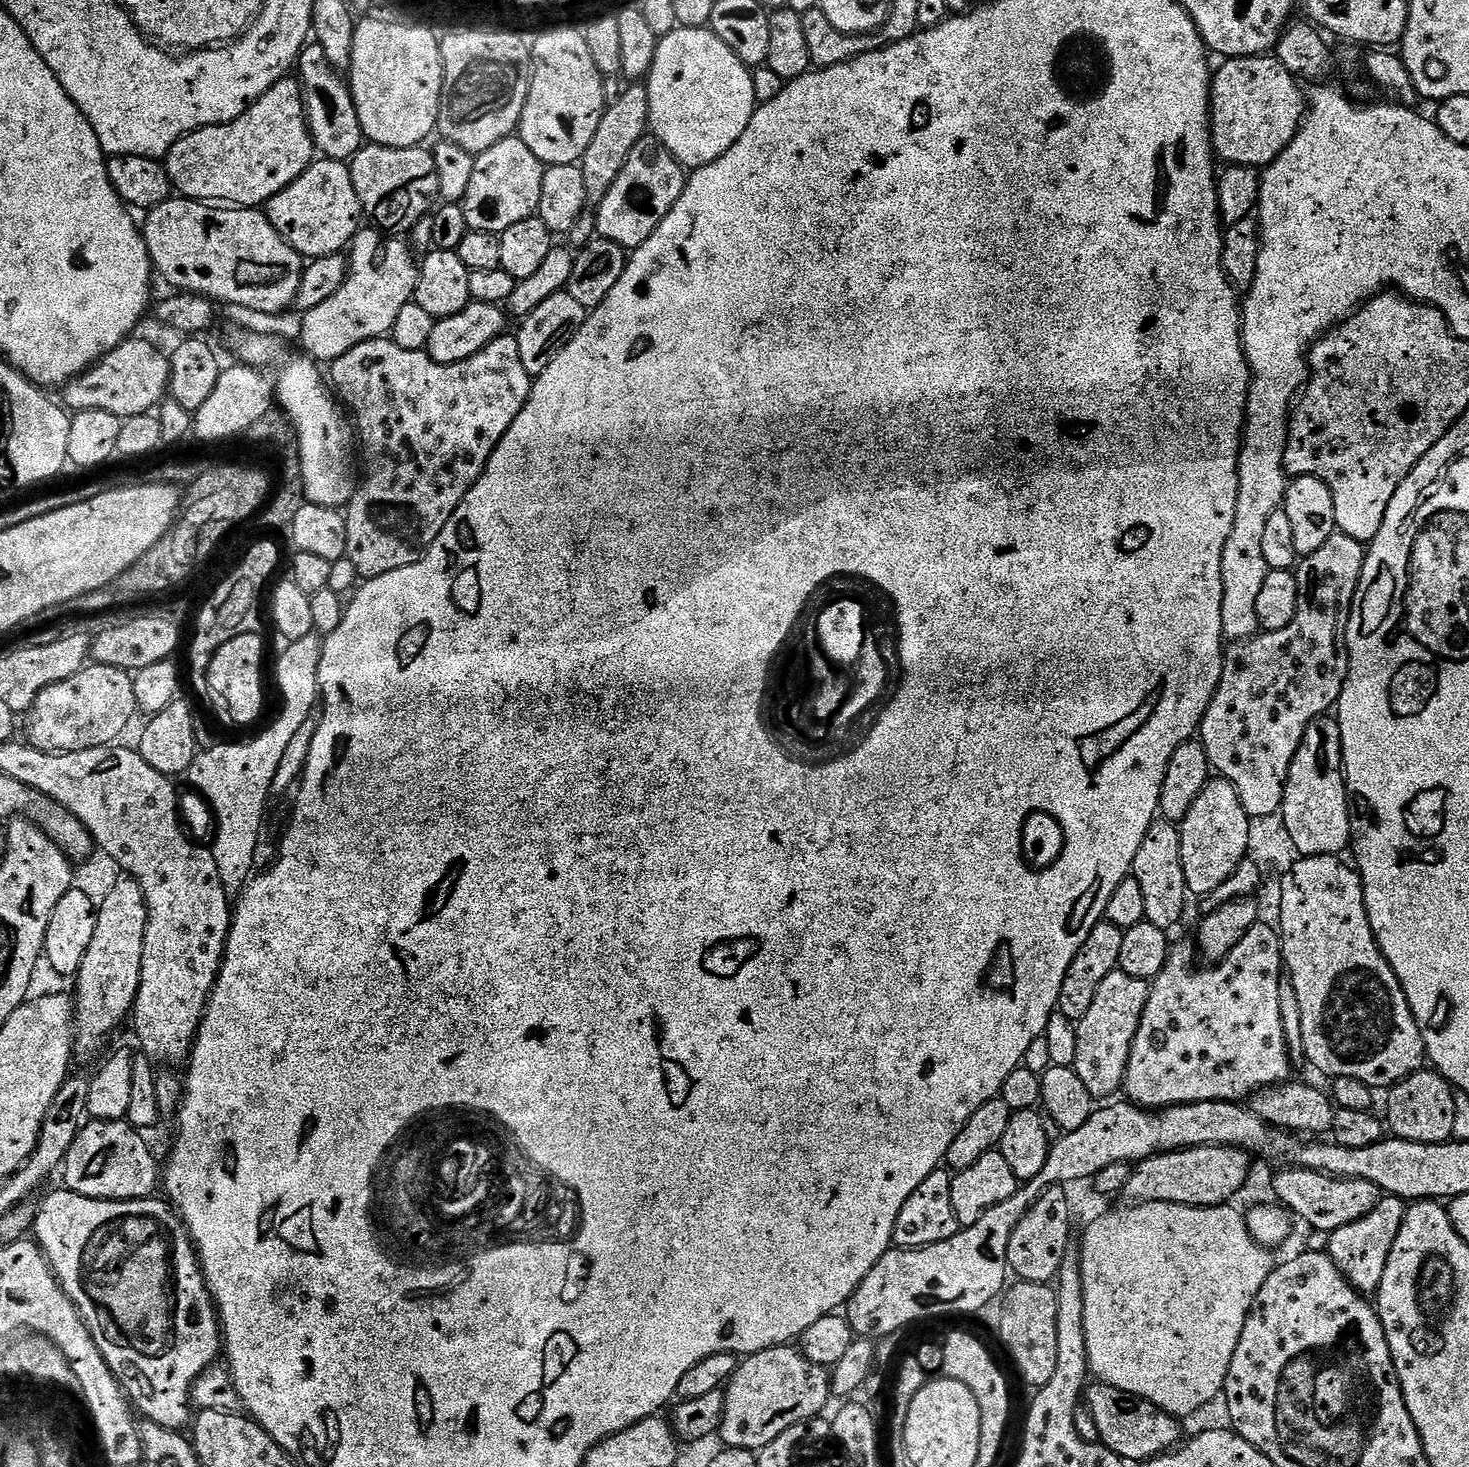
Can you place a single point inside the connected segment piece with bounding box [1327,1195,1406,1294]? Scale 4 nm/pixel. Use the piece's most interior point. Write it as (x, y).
(1360, 1251)

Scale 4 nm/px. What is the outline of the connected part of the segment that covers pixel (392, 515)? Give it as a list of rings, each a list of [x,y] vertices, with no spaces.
[[[512,334],[499,336],[478,354],[453,364],[439,364],[428,357],[427,351],[402,350],[391,338],[381,338],[362,342],[358,346],[354,346],[354,350],[346,350],[346,354],[342,354],[342,358],[331,361],[330,368],[332,368],[330,384],[335,395],[342,401],[343,407],[347,409],[350,416],[350,411],[352,411],[354,436],[358,441],[358,460],[359,463],[360,460],[364,463],[364,481],[361,484],[359,481],[358,487],[353,491],[351,502],[346,505],[344,517],[346,546],[348,547],[346,560],[350,567],[356,571],[357,577],[361,581],[373,580],[382,574],[390,574],[390,570],[402,570],[402,566],[410,566],[424,557],[424,553],[428,551],[434,538],[438,538],[438,534],[442,534],[442,526],[446,526],[446,522],[450,522],[454,510],[458,510],[462,498],[466,498],[466,494],[478,482],[490,454],[496,449],[498,442],[506,434],[506,430],[510,430],[514,418],[518,418],[522,406],[528,401],[528,392],[532,388],[533,377],[529,376],[528,371],[522,366],[522,358],[518,358],[518,342],[515,335]]]

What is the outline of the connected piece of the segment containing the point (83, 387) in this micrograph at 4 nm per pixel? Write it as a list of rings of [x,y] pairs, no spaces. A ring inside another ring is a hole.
[[[136,339],[123,340],[97,364],[63,385],[63,403],[73,413],[82,410],[106,410],[106,414],[121,418],[147,416],[165,399],[170,378],[169,357],[165,353],[163,356],[150,341]]]

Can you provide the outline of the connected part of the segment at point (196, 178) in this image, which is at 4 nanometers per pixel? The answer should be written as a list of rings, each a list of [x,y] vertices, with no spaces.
[[[285,78],[274,82],[234,122],[183,136],[168,152],[166,167],[173,189],[185,200],[226,208],[260,208],[298,179],[313,159],[299,79]]]

